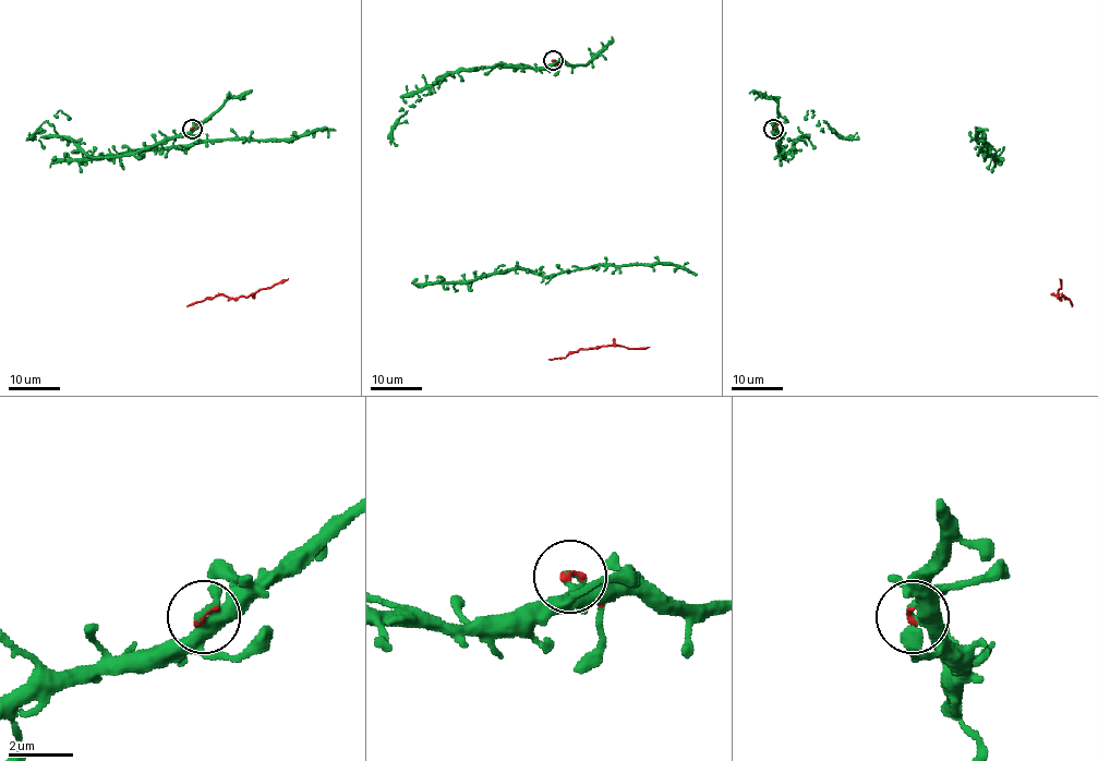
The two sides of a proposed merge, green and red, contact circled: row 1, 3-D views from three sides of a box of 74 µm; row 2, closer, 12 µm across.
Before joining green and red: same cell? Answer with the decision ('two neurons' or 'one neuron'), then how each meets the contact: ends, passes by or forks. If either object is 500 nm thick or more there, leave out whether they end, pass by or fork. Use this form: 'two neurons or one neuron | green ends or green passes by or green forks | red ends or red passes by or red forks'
one neuron | green forks | red ends

